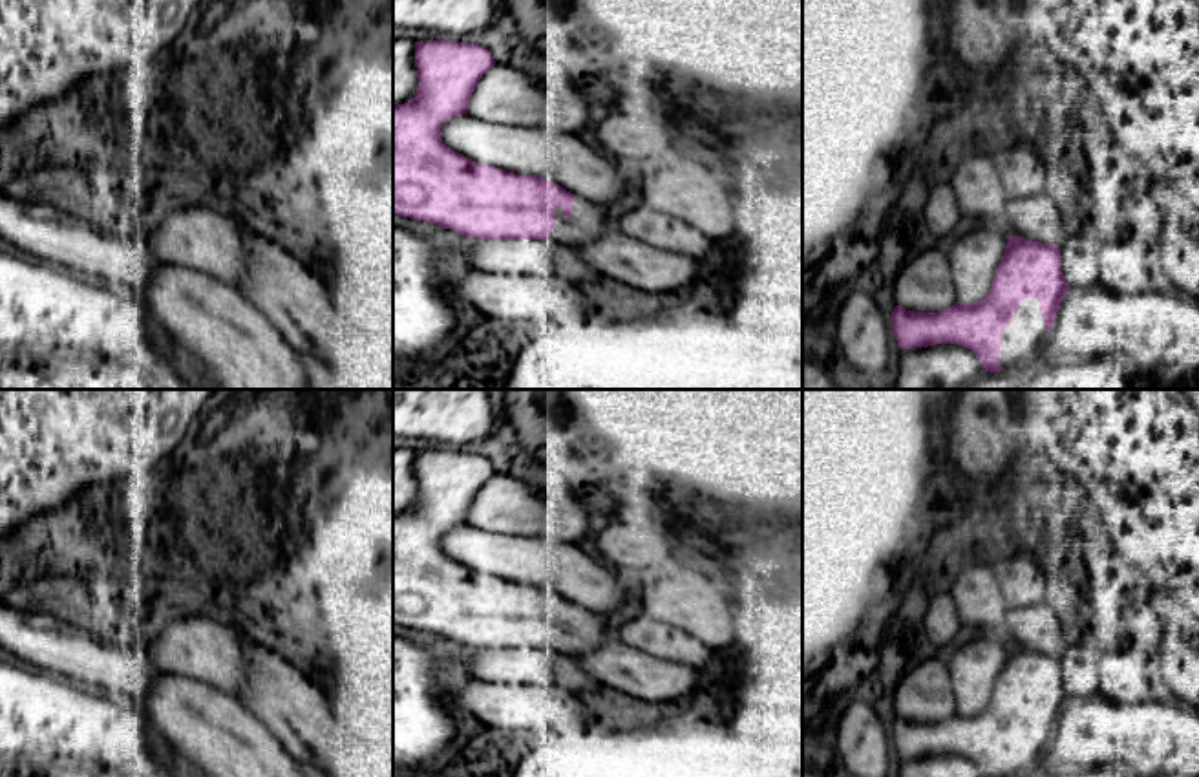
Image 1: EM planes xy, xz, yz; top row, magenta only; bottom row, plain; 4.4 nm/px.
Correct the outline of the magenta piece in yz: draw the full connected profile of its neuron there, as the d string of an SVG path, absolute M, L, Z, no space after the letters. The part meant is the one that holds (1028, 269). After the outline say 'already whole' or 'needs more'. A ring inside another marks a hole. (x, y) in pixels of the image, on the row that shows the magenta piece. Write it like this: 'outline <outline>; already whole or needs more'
outline M1011 236L987 296L974 303L956 302L938 313L916 313L896 305L892 329L899 349L958 344L971 349L985 371L1033 364L1051 331L1069 285L1062 272L1058 245Z; needs more

